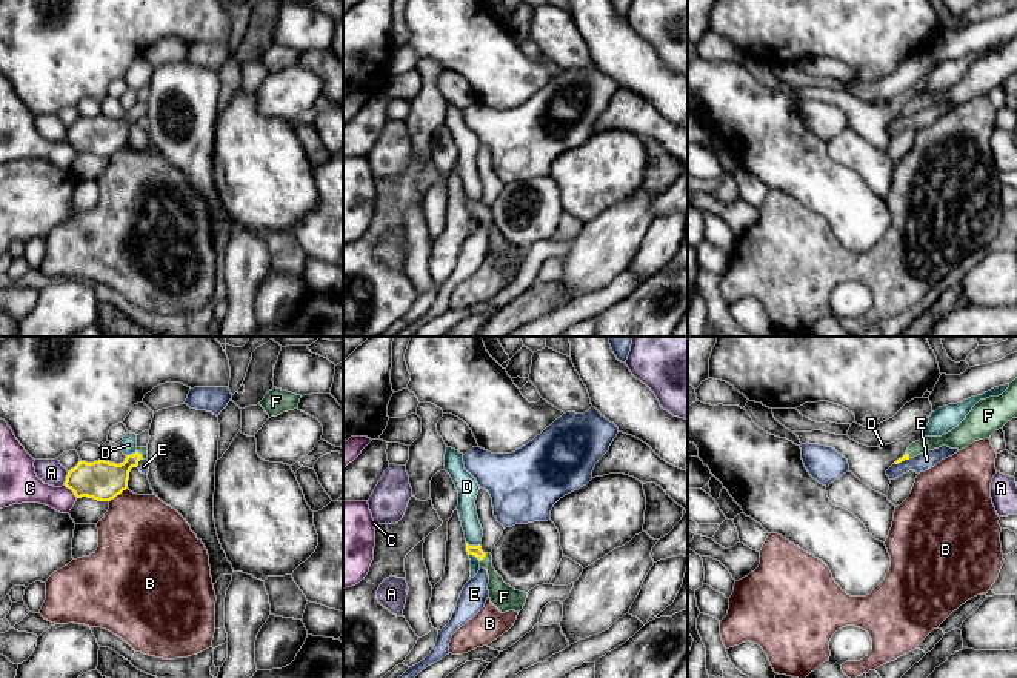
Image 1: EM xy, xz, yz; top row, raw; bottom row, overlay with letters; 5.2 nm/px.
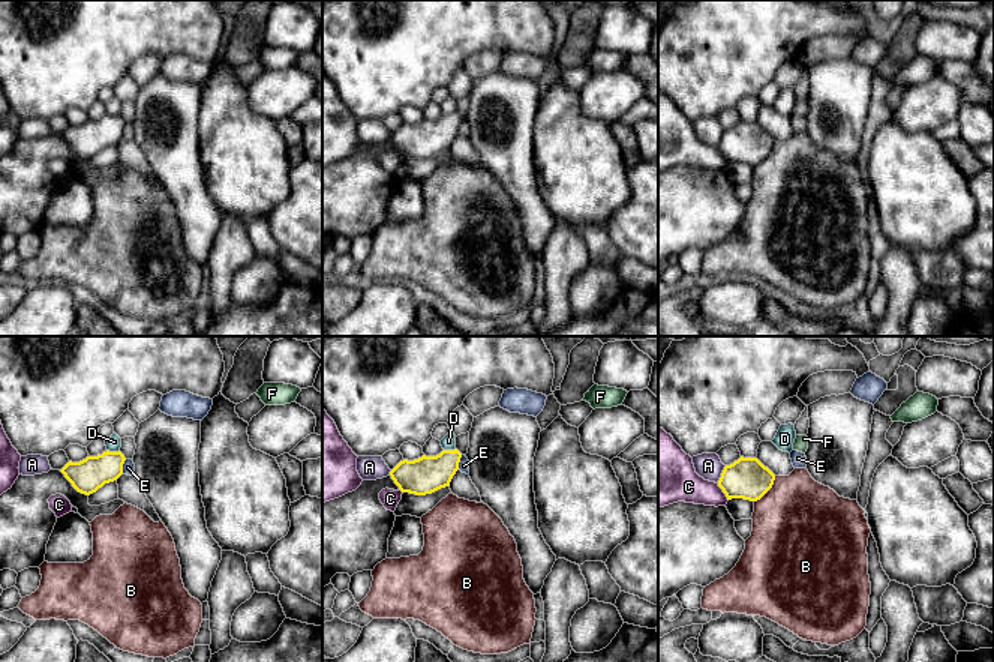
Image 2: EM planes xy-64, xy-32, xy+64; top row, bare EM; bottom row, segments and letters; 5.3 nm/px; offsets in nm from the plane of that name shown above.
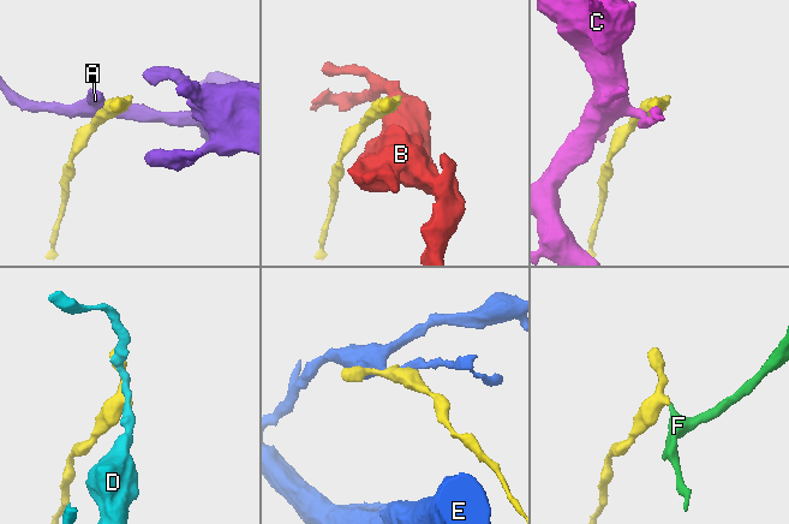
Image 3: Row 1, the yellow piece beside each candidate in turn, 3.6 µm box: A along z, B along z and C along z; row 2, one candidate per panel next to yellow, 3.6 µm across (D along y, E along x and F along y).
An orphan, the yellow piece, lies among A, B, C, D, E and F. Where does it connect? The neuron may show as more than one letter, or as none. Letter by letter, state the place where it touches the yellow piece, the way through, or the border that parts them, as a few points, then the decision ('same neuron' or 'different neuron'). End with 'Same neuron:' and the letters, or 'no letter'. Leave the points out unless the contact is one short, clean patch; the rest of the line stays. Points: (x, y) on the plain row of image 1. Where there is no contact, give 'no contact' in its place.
A: meets yellow in xy at (66, 134); different neuron
B: meets yellow in xy at (117, 149); different neuron
C: meets yellow in xy at (71, 145); different neuron
D: meets yellow in xz at (473, 202); different neuron
E: meets yellow in yz at (902, 116); different neuron
F: meets yellow in xz at (483, 212); runs through xz (476, 206), (483, 212), (503, 252); same neuron
Same neuron: F

